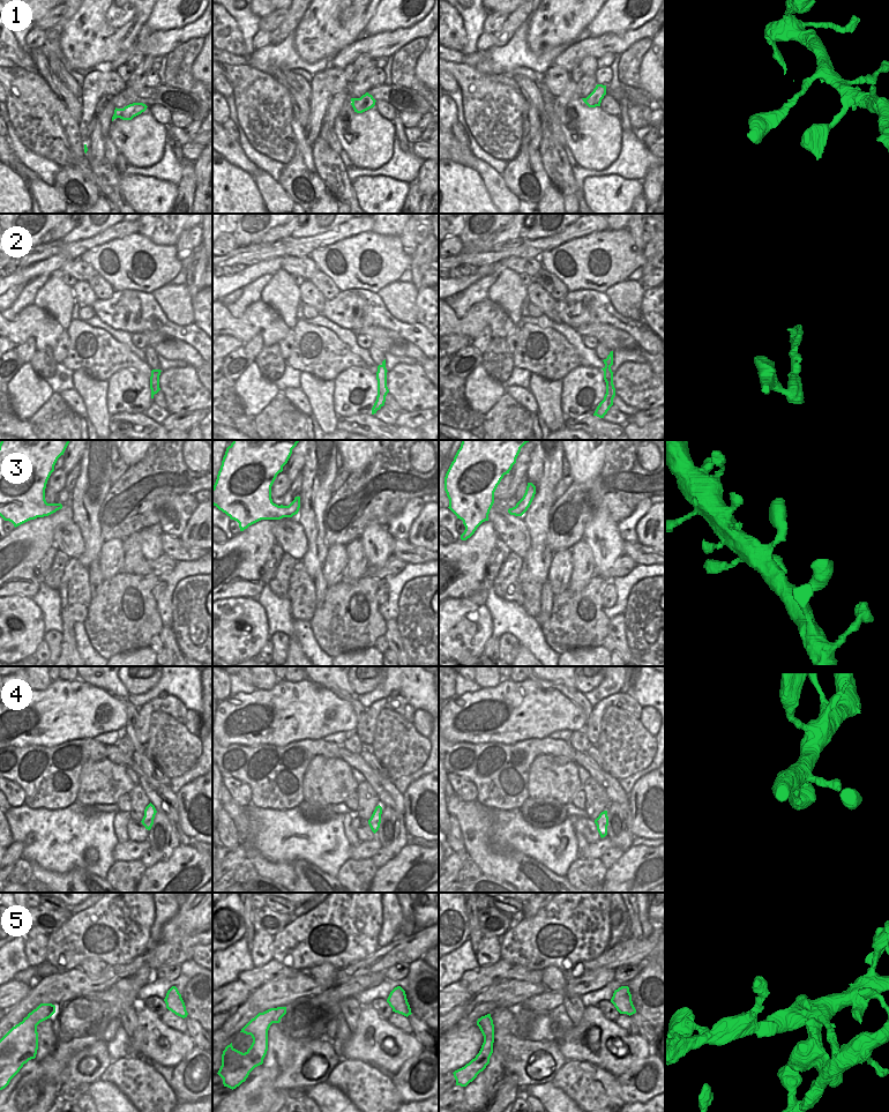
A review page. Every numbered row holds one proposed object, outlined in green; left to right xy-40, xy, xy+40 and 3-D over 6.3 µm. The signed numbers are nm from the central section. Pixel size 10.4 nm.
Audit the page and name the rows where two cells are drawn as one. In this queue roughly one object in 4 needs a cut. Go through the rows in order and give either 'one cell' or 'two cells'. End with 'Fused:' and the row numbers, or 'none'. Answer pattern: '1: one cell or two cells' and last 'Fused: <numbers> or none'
1: one cell
2: one cell
3: one cell
4: one cell
5: one cell
Fused: none

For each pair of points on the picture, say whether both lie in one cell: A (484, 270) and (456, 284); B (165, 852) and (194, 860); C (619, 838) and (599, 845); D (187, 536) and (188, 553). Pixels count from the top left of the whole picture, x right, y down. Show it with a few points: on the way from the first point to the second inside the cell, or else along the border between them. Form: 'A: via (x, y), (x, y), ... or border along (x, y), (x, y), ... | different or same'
A: via (477, 274), (463, 282) | same
B: border along (180, 843), (165, 860), (159, 862) | different
C: border along (605, 836), (613, 845) | different
D: border along (179, 538), (185, 544), (200, 549) | different

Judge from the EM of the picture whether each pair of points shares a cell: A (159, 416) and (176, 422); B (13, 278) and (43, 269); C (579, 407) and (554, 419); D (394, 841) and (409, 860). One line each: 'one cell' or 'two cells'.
A: two cells
B: one cell
C: two cells
D: two cells

